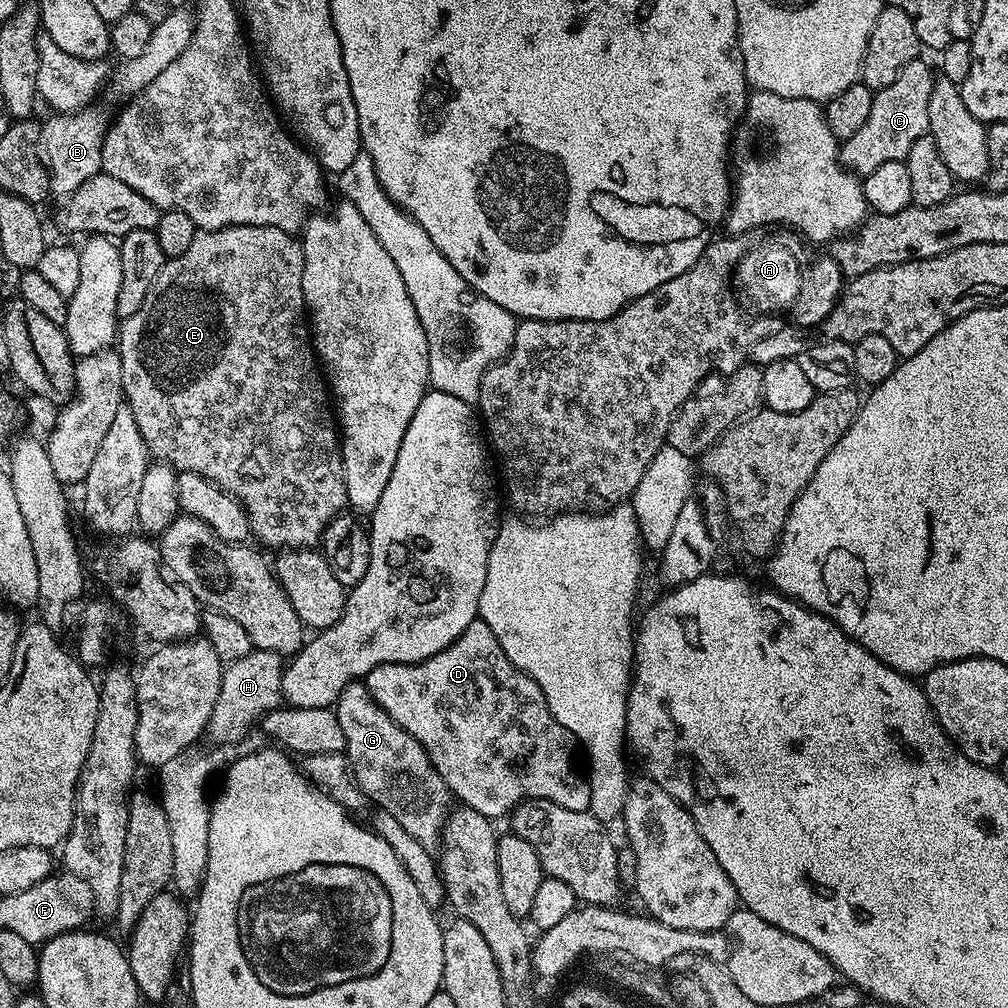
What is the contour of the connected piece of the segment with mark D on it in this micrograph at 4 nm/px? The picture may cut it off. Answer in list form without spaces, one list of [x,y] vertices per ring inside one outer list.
[[[479,618],[472,620],[470,626],[466,626],[466,630],[462,630],[462,634],[452,644],[430,658],[419,660],[416,664],[380,664],[377,668],[371,668],[367,674],[366,683],[368,692],[378,702],[378,706],[382,706],[382,710],[386,710],[386,714],[390,714],[390,718],[394,718],[394,722],[398,722],[398,726],[402,726],[402,730],[409,732],[424,747],[434,770],[438,770],[442,782],[446,782],[449,793],[455,799],[457,796],[460,799],[457,801],[463,807],[478,810],[478,814],[489,818],[507,817],[517,804],[522,804],[525,800],[549,800],[558,806],[566,806],[566,810],[588,811],[590,786],[582,775],[581,769],[580,772],[576,769],[576,752],[578,756],[576,737],[569,734],[566,726],[562,726],[558,722],[558,718],[554,718],[554,714],[550,714],[550,706],[546,706],[546,698],[542,694],[538,682],[534,682],[534,678],[530,678],[522,670],[518,670],[510,662],[510,658],[506,658],[498,638],[494,638],[494,630],[490,630],[490,626],[486,626],[484,620]]]

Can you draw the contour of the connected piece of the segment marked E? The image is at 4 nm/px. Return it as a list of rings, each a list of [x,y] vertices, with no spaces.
[[[235,224],[229,228],[219,228],[213,232],[197,231],[194,242],[186,249],[186,254],[178,254],[173,260],[165,259],[158,278],[154,278],[154,286],[146,294],[146,302],[135,314],[123,317],[118,328],[118,351],[122,362],[122,396],[126,401],[126,407],[134,414],[134,422],[138,422],[138,430],[142,430],[142,438],[148,447],[149,457],[153,461],[170,464],[177,472],[197,472],[202,474],[211,484],[217,484],[224,492],[229,492],[240,501],[240,505],[248,515],[248,526],[253,537],[257,536],[264,544],[269,544],[275,550],[287,550],[289,548],[315,549],[321,543],[326,526],[332,519],[341,515],[348,508],[348,495],[346,494],[346,482],[342,470],[342,458],[340,457],[340,438],[338,435],[338,420],[334,415],[333,405],[330,403],[330,389],[326,383],[326,377],[318,363],[316,349],[310,339],[310,320],[304,307],[304,295],[302,294],[302,270],[304,269],[304,245],[293,233],[286,230],[278,230],[278,226],[254,226],[253,224]]]

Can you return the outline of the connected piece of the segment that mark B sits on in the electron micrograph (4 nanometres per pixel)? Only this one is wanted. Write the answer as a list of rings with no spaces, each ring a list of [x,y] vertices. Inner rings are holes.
[[[96,106],[79,108],[77,112],[65,112],[63,114],[49,115],[48,121],[43,121],[40,129],[40,147],[44,162],[48,166],[48,187],[51,195],[66,198],[82,186],[90,178],[94,178],[102,170],[102,146],[104,145],[104,133],[106,131],[106,119]]]

